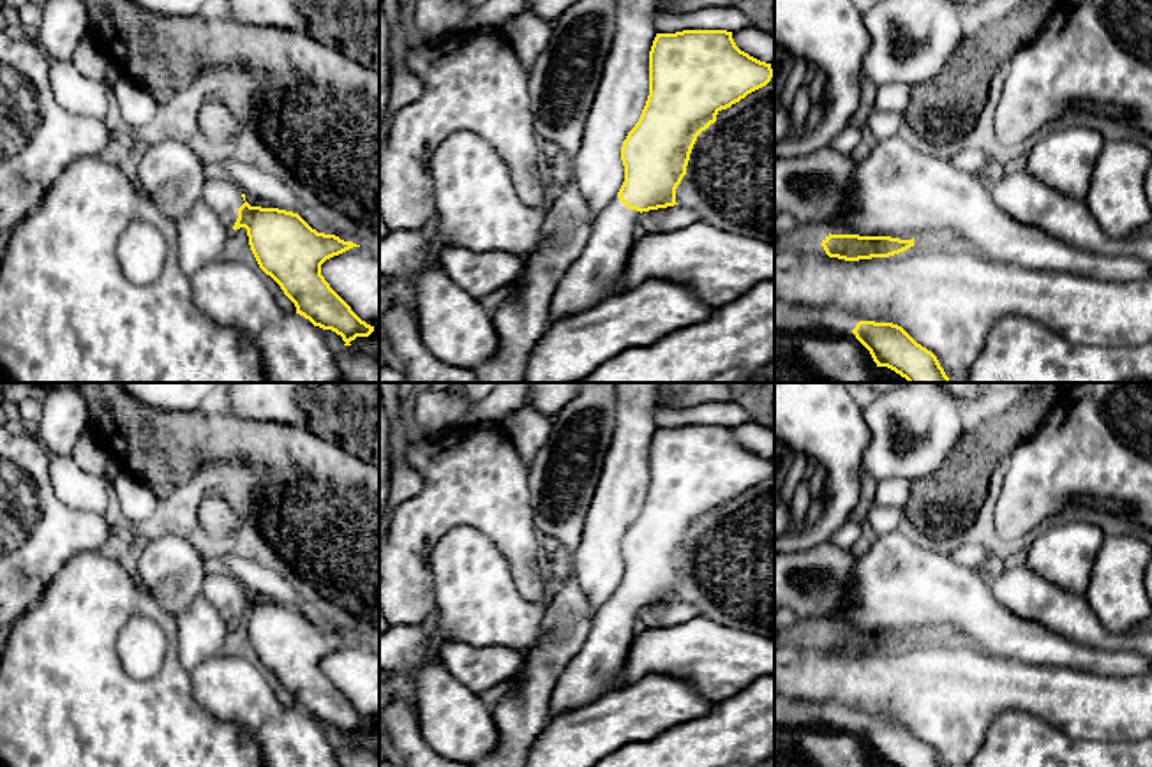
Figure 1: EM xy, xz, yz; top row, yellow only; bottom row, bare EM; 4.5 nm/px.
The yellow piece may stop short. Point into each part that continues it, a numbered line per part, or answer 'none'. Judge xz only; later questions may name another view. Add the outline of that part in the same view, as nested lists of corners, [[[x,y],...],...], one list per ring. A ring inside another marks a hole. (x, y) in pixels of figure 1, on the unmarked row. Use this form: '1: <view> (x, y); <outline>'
1: xz (593, 670); [[[616,591],[596,610],[586,644],[566,665],[550,695],[550,718],[591,704],[612,689],[625,666],[633,637],[630,628],[637,621],[639,608],[628,605]]]

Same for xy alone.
1: xy (224, 591); [[[212,566],[201,594],[219,608],[226,621],[233,622],[238,614],[238,603],[245,598],[242,589],[243,585],[238,578],[222,571],[219,566]]]

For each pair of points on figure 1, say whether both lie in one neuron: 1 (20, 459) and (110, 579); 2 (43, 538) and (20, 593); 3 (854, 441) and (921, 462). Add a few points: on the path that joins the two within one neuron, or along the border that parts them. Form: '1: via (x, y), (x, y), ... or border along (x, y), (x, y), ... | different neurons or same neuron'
1: border along (110, 549), (80, 551), (55, 575) | different neurons
2: via (29, 552), (20, 561), (20, 579) | same neuron
3: border along (861, 409), (868, 429), (863, 471) | different neurons

